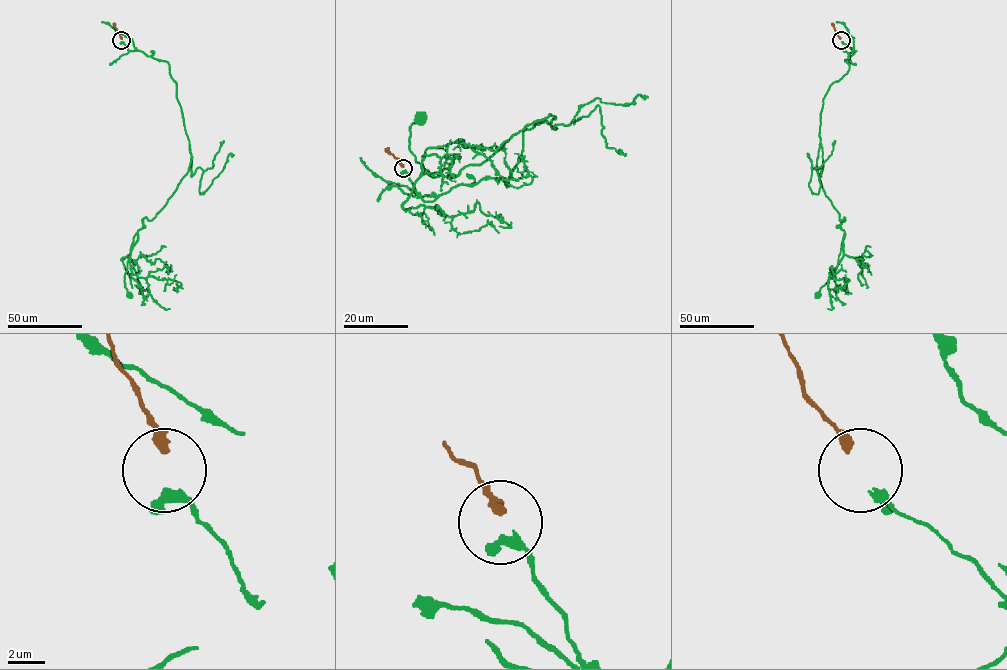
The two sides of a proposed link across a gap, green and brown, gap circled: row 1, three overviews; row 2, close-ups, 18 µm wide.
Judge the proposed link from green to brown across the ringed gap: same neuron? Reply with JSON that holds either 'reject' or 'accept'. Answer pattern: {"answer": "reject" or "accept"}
{"answer": "accept"}

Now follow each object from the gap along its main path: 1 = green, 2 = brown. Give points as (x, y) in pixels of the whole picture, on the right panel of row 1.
1: (842, 41), (856, 51), (823, 100), (816, 168), (845, 236), (817, 295)
2: (840, 39), (832, 23)

